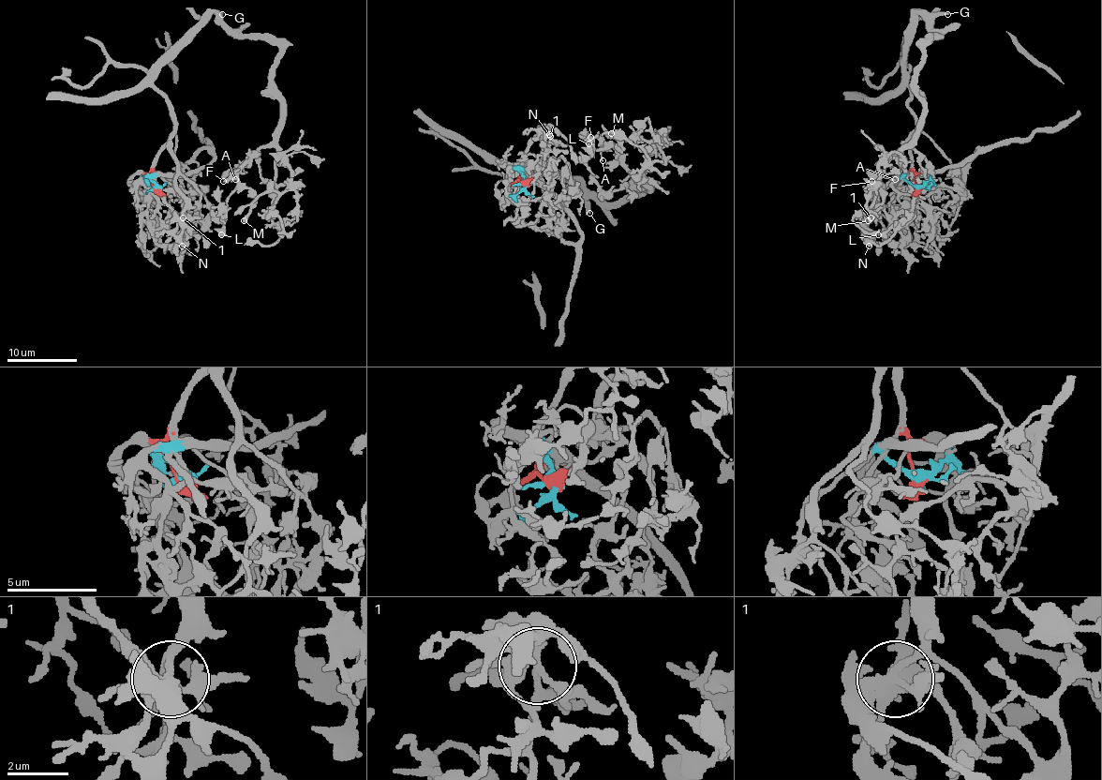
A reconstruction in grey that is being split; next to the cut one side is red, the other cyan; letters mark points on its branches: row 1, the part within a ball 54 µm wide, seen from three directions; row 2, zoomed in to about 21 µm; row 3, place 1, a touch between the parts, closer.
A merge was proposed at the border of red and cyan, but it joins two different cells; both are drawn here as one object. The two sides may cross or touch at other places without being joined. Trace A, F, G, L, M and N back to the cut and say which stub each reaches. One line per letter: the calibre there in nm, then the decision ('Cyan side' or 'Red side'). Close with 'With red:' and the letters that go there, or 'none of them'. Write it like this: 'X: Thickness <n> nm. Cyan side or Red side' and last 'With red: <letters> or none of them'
A: Thickness 130 nm. Red side
F: Thickness 220 nm. Red side
G: Thickness 300 nm. Red side
L: Thickness 360 nm. Red side
M: Thickness 420 nm. Red side
N: Thickness 200 nm. Red side
With red: A, F, G, L, M, N

